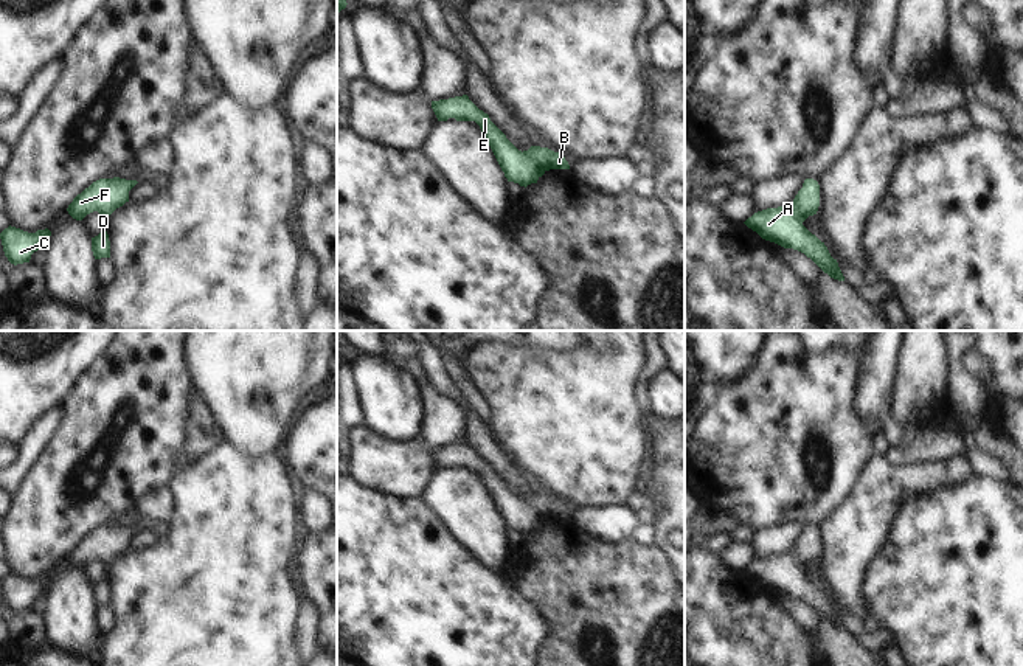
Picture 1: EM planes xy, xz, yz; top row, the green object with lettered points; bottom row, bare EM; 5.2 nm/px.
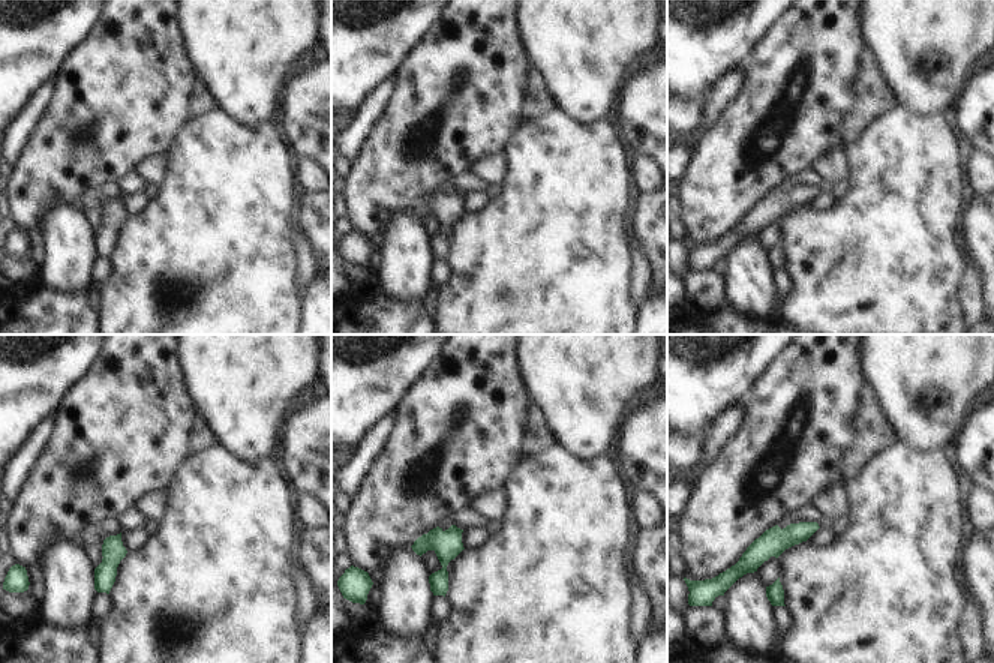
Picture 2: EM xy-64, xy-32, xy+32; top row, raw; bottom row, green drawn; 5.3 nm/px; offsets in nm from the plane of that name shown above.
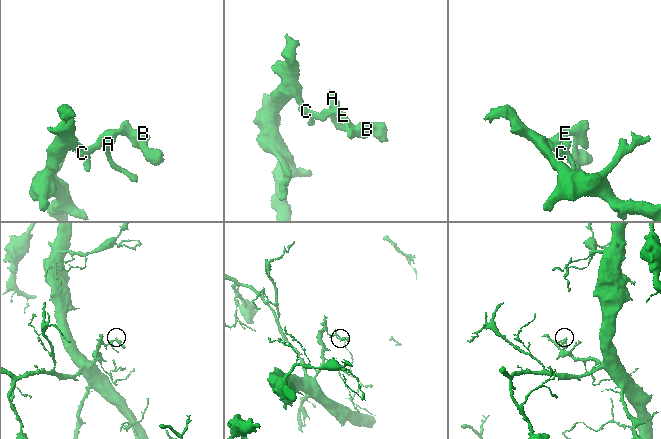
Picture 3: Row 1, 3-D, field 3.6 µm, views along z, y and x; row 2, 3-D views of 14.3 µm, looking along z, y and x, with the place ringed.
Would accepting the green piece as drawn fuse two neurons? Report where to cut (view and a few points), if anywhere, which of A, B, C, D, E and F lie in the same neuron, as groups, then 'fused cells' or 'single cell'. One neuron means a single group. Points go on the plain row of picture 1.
no cut; A B C D E F; single cell

